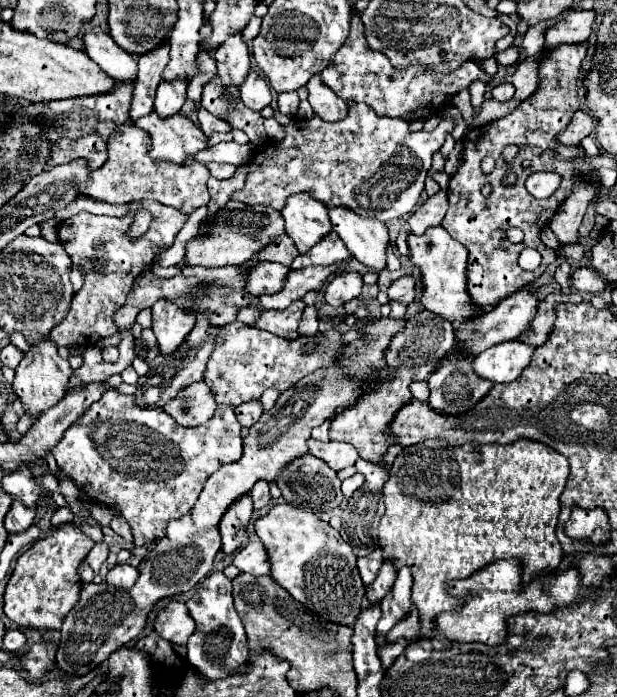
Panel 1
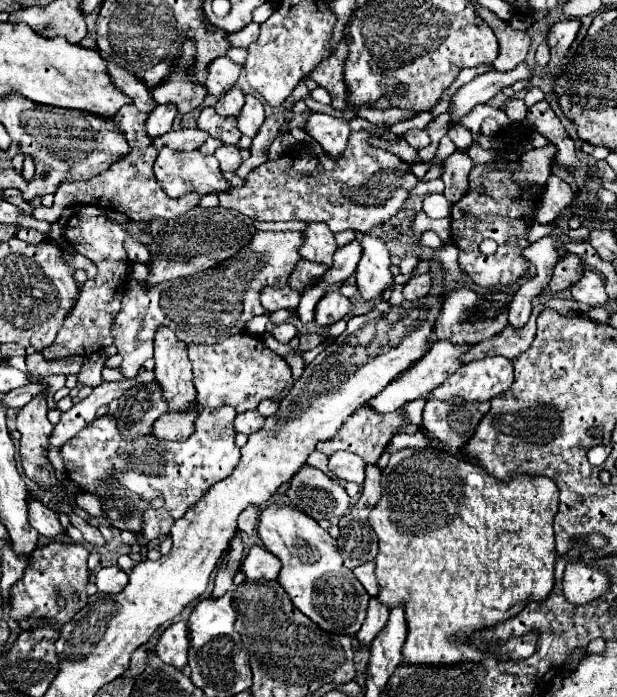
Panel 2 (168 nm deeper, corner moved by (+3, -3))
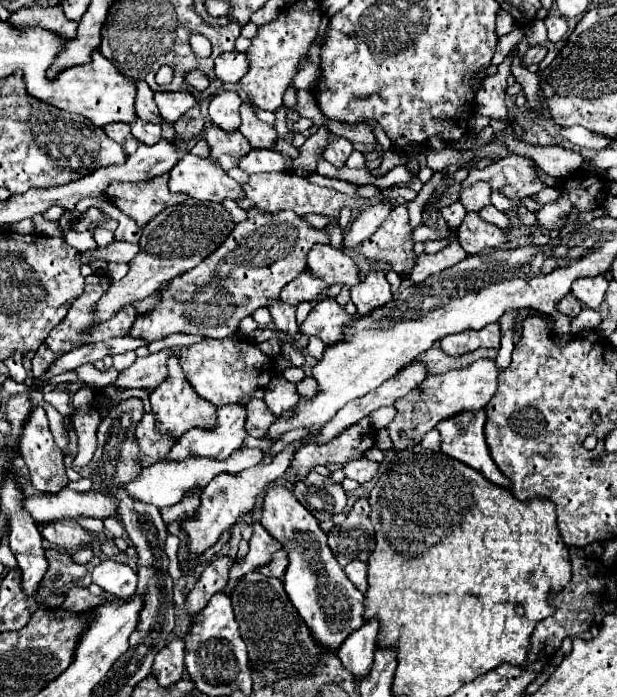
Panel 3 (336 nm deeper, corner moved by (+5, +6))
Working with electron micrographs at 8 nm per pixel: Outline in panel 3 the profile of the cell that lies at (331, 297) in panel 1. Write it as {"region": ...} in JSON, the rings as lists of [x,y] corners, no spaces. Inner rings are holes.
{"region":[[[332,298],[320,300],[304,324],[300,326],[300,332],[308,336],[318,336],[324,346],[332,346],[332,342],[342,342],[344,328],[354,322],[354,316],[350,316],[342,306],[336,304]]]}

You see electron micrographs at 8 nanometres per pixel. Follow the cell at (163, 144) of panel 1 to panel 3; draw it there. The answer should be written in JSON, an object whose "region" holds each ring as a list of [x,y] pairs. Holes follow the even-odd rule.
{"region":[[[186,154],[172,170],[170,170],[170,192],[184,192],[196,200],[218,202],[224,200],[240,200],[242,186],[234,182],[222,168],[218,168],[210,158],[198,158],[194,154]]]}

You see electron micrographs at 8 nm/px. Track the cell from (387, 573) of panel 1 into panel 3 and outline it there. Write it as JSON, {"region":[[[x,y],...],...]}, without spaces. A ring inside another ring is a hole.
{"region":[[[370,620],[354,634],[350,634],[336,654],[342,666],[346,666],[346,670],[350,670],[350,674],[356,680],[366,678],[372,668],[376,652],[376,634],[378,634],[378,622]]]}

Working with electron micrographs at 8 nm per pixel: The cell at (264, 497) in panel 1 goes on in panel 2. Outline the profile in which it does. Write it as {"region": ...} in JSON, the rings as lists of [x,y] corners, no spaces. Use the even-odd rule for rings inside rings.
{"region":[[[248,507],[240,513],[238,517],[238,529],[248,533],[248,535],[254,535],[256,531],[256,525],[258,525],[258,515],[260,515],[260,507]]]}

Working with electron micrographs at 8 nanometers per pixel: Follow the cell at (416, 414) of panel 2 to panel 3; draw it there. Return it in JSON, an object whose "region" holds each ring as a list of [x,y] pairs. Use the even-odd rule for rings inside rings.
{"region":[[[384,406],[384,408],[380,408],[380,410],[376,410],[372,416],[370,416],[370,424],[374,426],[374,428],[386,428],[386,424],[394,418],[394,414],[396,414],[396,408],[394,406]]]}

